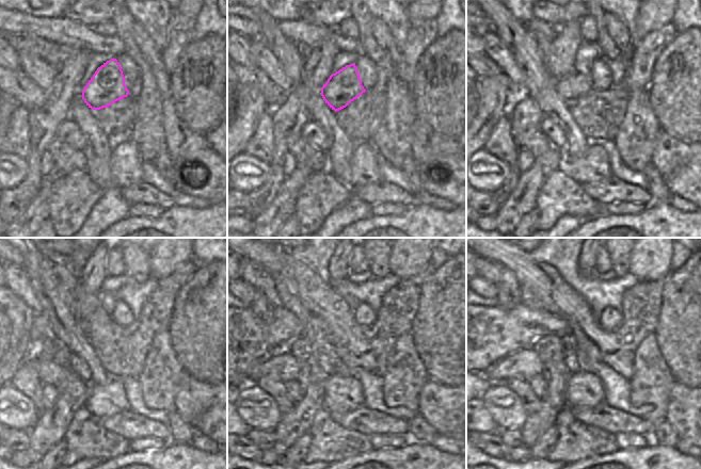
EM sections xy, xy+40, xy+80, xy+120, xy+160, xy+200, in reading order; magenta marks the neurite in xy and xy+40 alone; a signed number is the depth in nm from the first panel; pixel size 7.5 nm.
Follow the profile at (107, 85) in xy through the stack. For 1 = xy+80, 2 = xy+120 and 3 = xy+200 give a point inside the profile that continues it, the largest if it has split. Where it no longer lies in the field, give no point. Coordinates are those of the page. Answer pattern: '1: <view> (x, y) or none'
1: xy+80 (578, 82)
2: xy+120 (82, 324)
3: xy+200 (488, 334)

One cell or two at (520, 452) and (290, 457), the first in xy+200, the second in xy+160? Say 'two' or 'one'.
two

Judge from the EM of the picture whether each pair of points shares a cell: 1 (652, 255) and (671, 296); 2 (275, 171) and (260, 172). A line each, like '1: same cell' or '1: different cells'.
1: different cells
2: different cells

